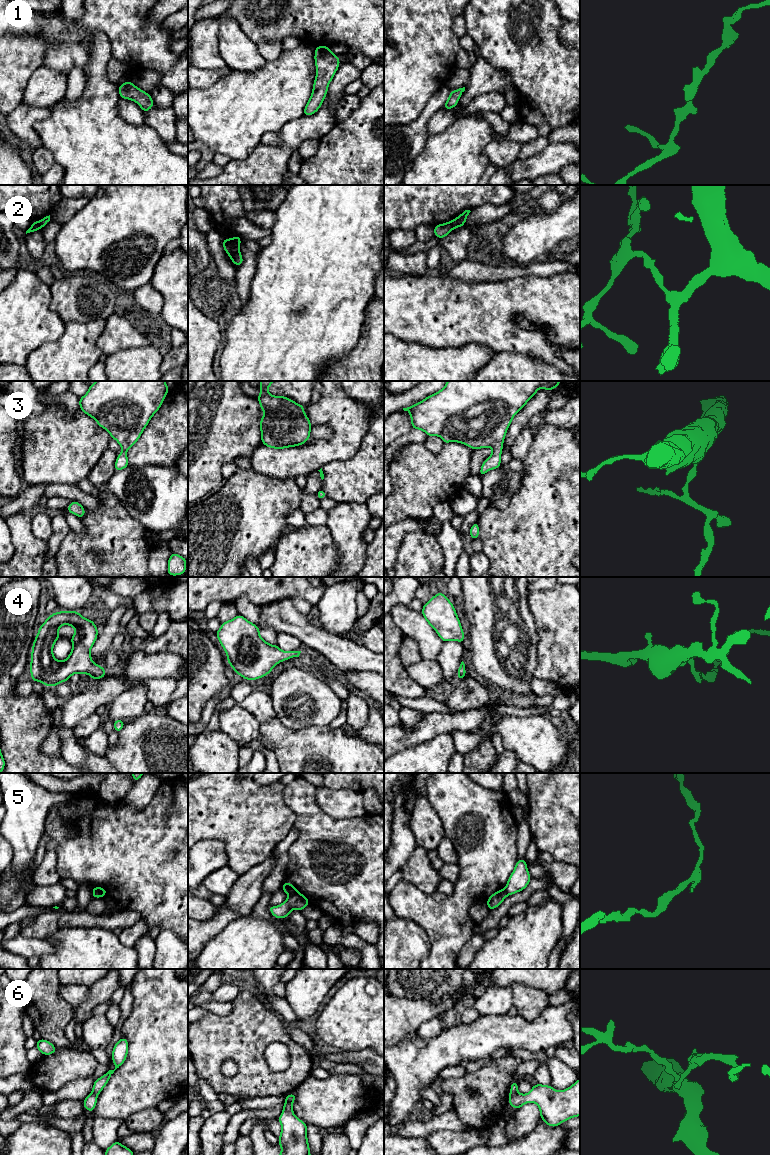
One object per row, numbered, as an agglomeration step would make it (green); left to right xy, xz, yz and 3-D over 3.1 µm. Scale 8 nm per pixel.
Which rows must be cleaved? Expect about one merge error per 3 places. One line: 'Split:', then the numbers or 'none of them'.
Split: 2, 5, 6

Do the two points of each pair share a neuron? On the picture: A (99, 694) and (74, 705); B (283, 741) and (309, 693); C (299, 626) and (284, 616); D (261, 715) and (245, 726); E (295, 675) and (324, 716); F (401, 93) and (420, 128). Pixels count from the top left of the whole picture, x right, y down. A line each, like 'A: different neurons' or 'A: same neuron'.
A: same neuron
B: different neurons
C: same neuron
D: different neurons
E: same neuron
F: different neurons

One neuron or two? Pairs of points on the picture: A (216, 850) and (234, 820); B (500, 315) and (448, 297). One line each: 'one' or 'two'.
A: two
B: one

